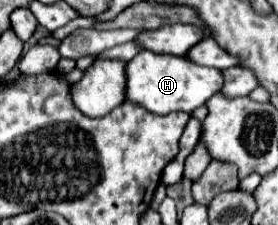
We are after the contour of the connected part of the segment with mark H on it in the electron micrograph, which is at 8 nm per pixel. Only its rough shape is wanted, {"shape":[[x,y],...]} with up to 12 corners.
{"shape":[[141,51],[127,65],[127,101],[151,113],[193,113],[223,71]]}

